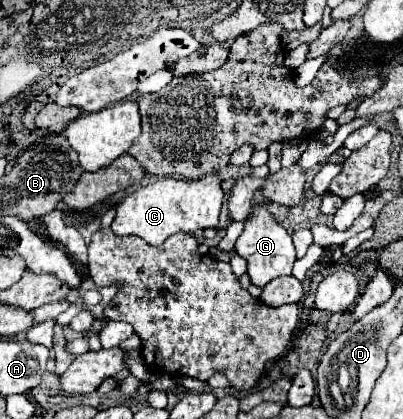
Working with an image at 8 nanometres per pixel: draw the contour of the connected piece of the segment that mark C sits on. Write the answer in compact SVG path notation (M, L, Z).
M207 174L199 180L173 180L163 178L153 184L141 186L137 192L127 196L119 206L111 230L115 236L139 236L151 246L163 244L171 234L195 232L201 228L217 226L213 218L219 218L223 200L219 174Z

